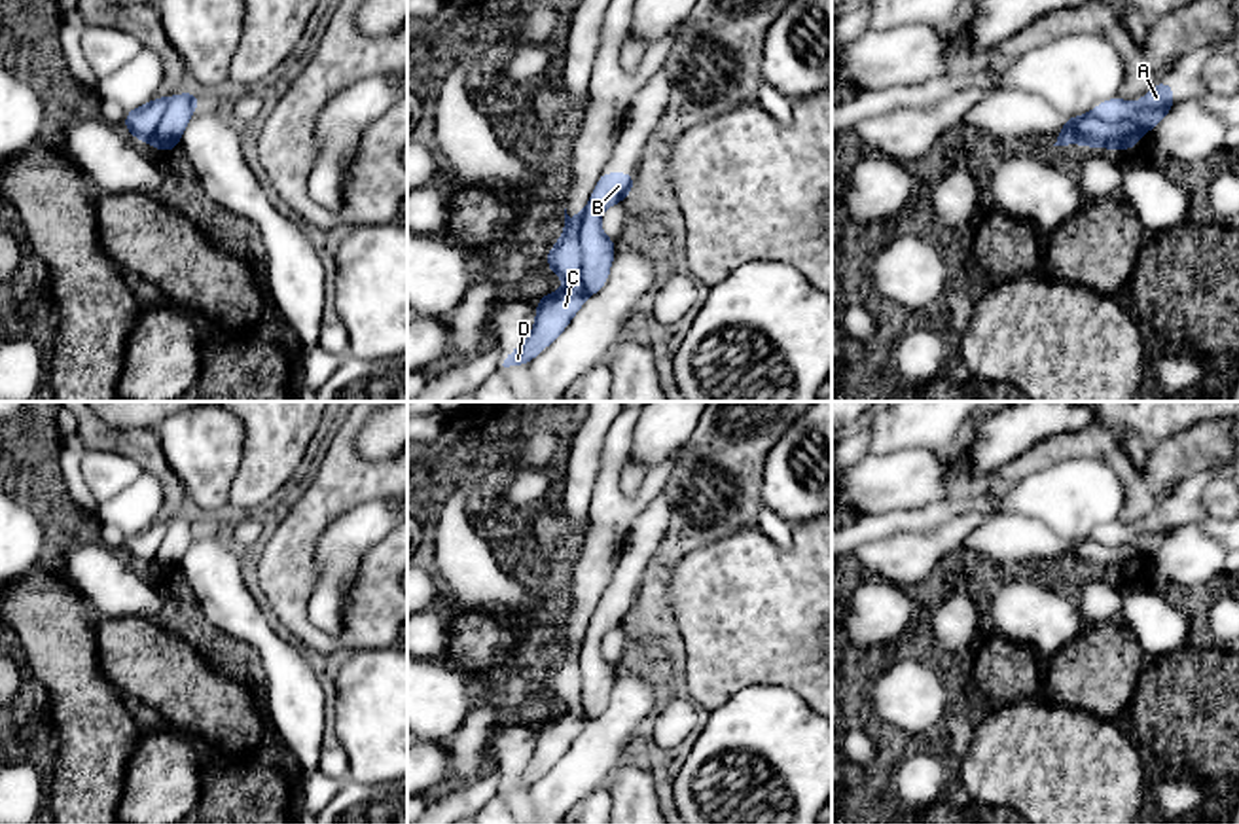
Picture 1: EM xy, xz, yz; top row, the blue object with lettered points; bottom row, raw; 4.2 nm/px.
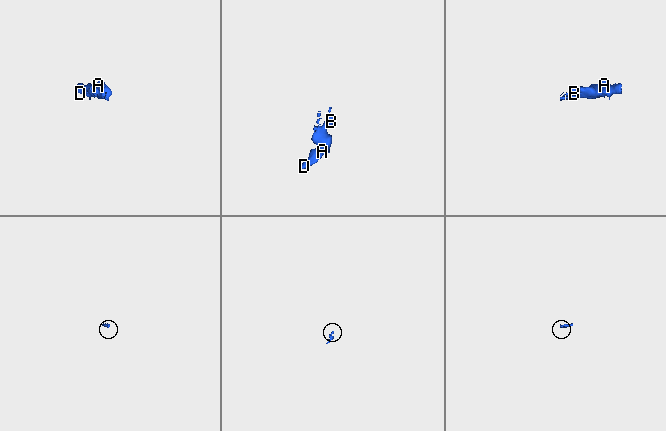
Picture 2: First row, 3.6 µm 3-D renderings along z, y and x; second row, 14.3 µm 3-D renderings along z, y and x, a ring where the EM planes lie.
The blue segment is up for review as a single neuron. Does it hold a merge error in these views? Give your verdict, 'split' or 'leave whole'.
split

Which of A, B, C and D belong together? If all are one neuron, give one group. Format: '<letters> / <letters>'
A C D / B

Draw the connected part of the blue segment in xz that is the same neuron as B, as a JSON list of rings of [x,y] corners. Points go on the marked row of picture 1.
[[[601,172],[595,189],[585,206],[580,225],[580,242],[584,256],[584,284],[589,296],[601,292],[610,277],[618,241],[608,239],[601,229],[602,212],[627,199],[635,186],[633,172]]]

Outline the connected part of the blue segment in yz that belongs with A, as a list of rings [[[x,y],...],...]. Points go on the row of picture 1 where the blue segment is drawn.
[[[1158,81],[1150,87],[1140,102],[1125,102],[1120,95],[1099,102],[1091,112],[1084,116],[1093,116],[1104,123],[1122,123],[1133,119],[1142,133],[1152,133],[1163,117],[1175,106],[1175,87],[1167,81]]]

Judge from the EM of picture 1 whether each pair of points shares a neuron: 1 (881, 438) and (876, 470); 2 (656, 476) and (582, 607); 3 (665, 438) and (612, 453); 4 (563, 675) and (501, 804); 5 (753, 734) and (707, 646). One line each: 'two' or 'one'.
1: two
2: one
3: two
4: one
5: two

